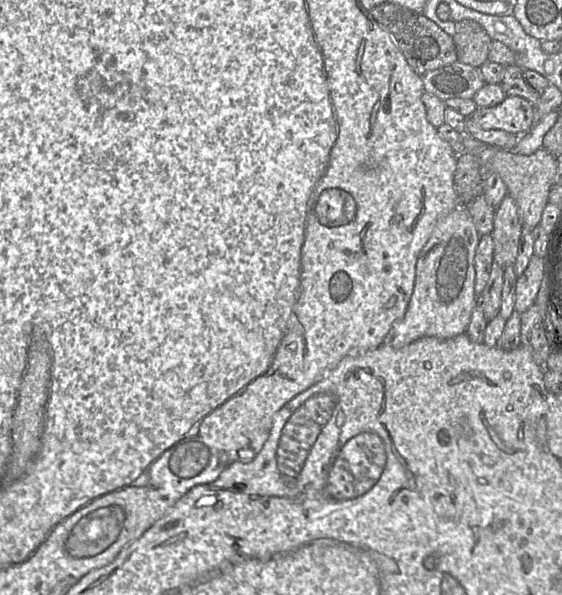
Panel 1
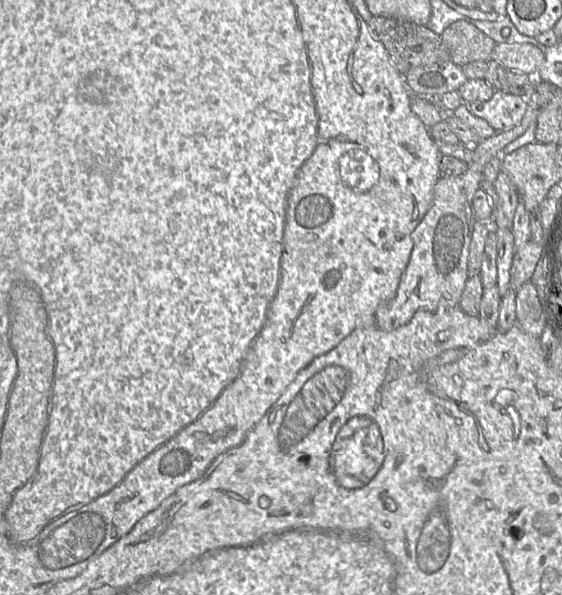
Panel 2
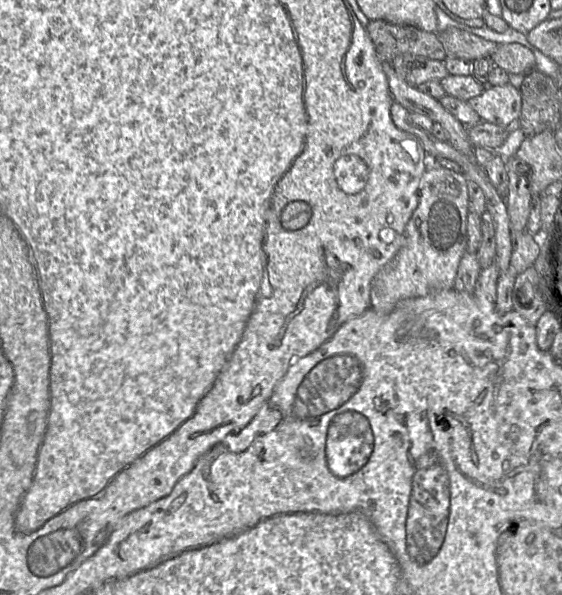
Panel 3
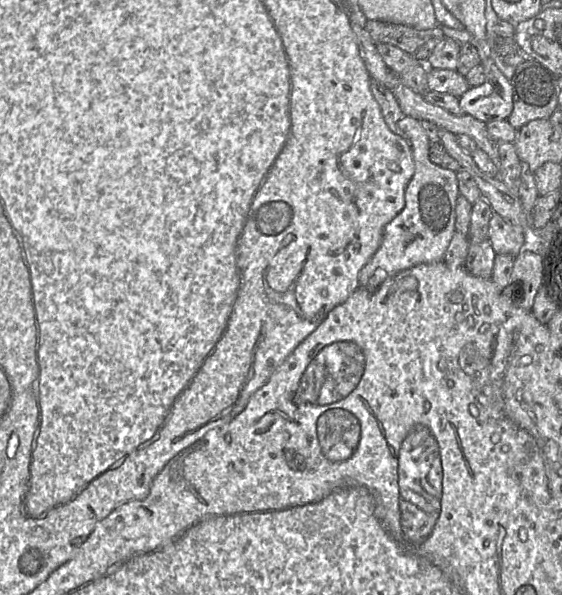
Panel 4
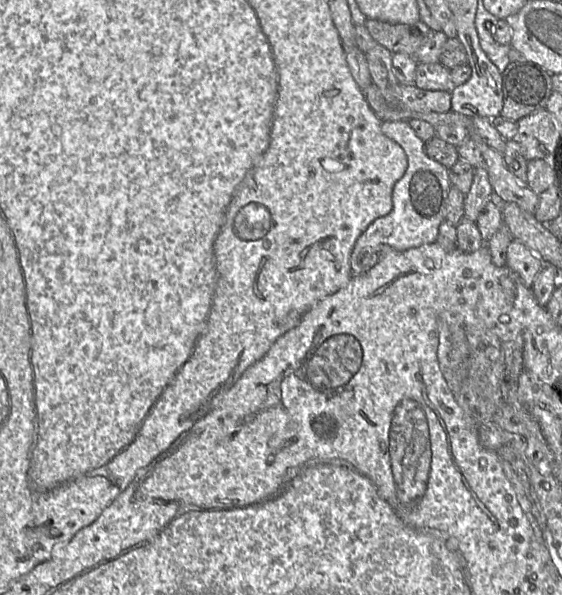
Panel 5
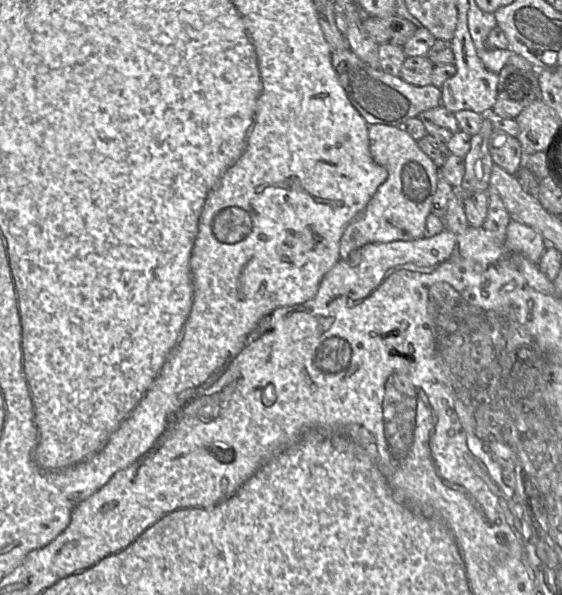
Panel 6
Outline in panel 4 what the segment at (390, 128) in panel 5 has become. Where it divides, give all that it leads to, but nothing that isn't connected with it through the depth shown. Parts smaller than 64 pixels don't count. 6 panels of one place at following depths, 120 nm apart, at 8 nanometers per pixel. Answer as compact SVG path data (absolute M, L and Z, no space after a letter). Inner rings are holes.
M405 116L398 121L398 127L411 146L415 171L405 189L404 208L385 226L380 247L359 272L359 287L370 292L389 276L419 264L442 261L456 231L455 206L460 195L456 172L430 161L430 141L419 120Z

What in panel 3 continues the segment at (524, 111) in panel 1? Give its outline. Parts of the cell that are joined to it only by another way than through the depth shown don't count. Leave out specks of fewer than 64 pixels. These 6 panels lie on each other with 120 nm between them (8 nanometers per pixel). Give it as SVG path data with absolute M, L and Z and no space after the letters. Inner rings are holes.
M511 83L486 87L481 95L467 103L482 121L508 129L517 123L522 107L519 89Z

